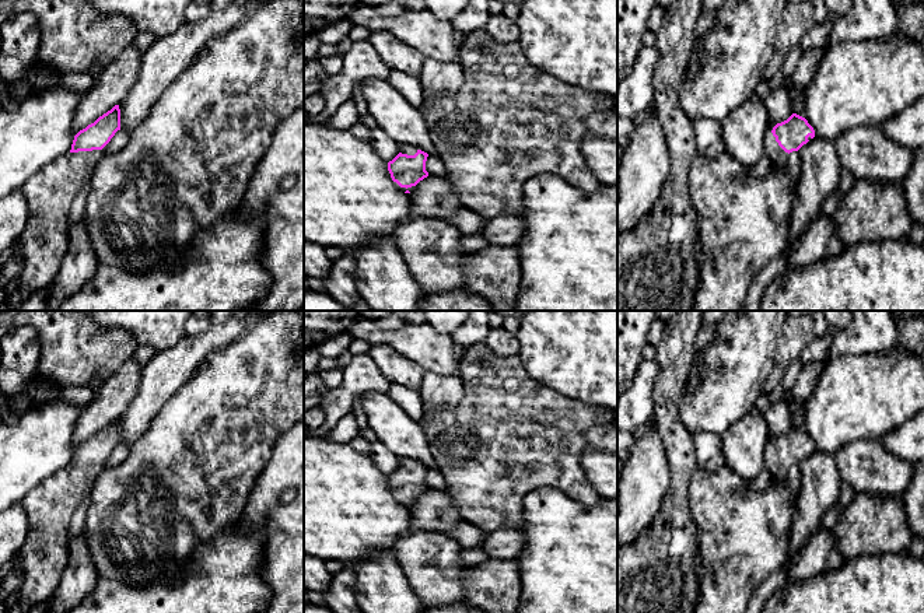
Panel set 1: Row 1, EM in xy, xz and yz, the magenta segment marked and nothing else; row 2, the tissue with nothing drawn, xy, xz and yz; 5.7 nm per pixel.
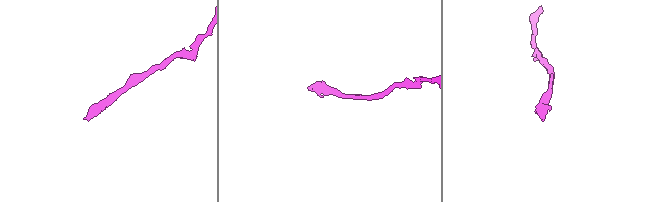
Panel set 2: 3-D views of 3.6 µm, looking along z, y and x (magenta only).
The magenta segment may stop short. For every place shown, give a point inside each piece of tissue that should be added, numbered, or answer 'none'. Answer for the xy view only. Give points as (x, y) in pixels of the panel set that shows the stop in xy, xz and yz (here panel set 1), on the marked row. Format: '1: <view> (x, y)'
1: xy (49, 193)

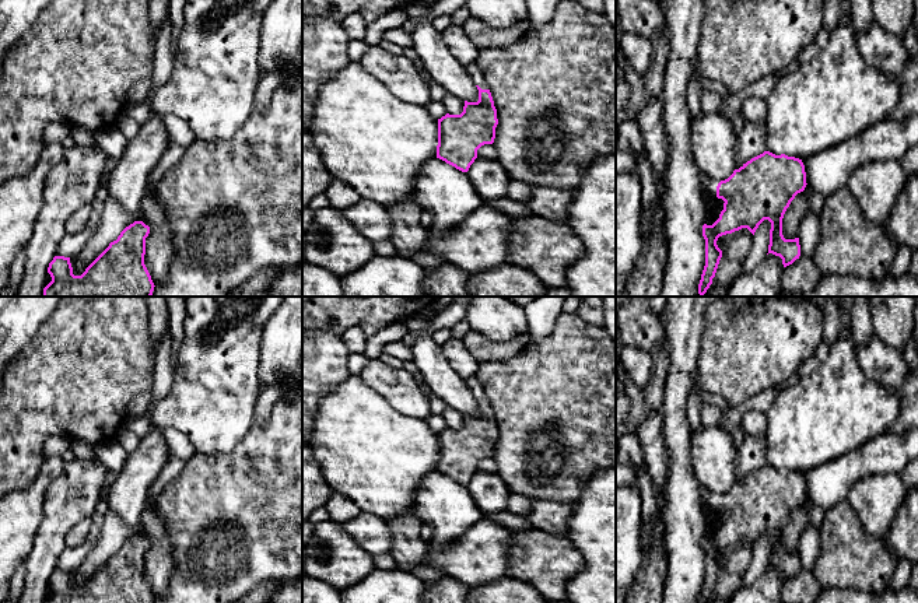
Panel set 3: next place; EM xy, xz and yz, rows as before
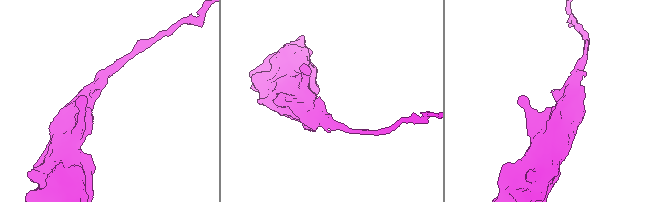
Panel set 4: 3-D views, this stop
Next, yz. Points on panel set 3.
1: yz (708, 185)

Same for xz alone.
1: xz (473, 70)

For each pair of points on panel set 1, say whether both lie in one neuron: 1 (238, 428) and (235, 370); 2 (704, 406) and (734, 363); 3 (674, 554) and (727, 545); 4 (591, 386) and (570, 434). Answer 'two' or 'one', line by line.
1: one
2: one
3: two
4: two

